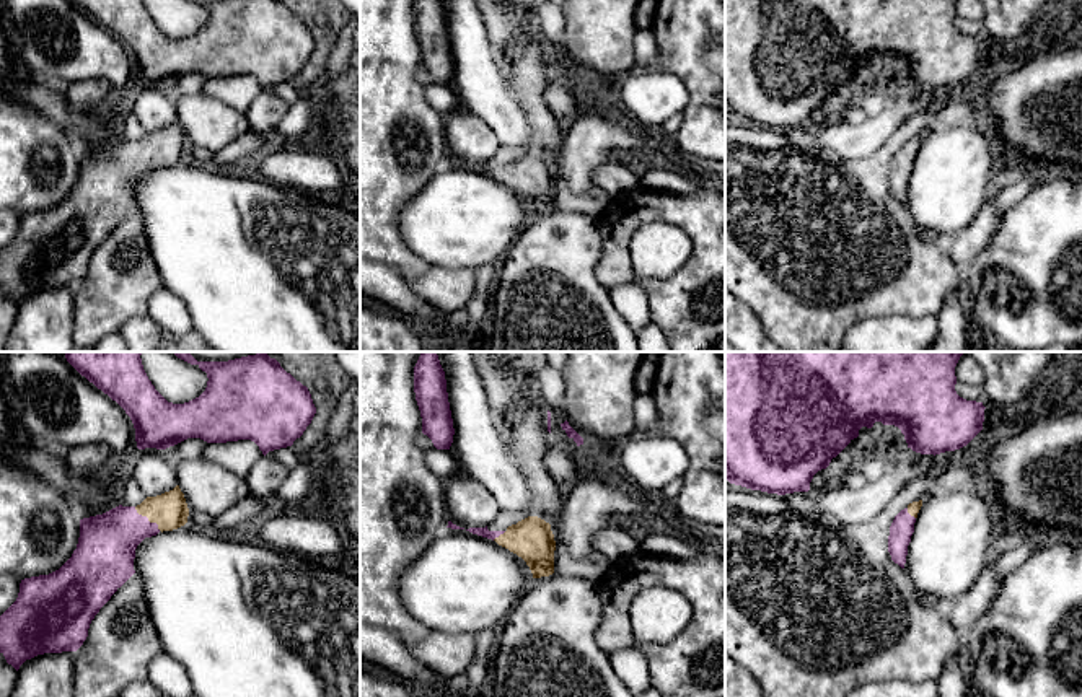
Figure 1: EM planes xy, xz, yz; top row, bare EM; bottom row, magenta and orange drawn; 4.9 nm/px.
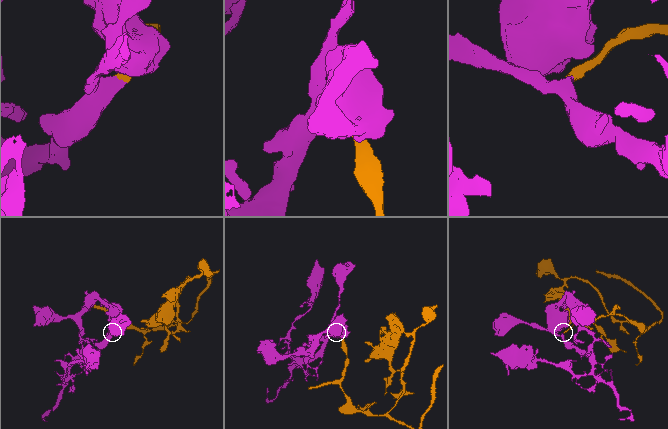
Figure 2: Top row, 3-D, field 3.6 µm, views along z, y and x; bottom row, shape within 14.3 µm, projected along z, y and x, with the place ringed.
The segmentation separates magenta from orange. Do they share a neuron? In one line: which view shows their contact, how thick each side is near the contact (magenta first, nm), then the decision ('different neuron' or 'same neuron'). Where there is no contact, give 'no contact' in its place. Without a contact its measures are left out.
xy | 280/180 nm | same neuron

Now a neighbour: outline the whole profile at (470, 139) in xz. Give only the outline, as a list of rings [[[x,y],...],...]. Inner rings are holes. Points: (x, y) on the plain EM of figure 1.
[[[468,111],[443,116],[443,127],[448,156],[460,163],[486,163],[499,151],[494,130]]]

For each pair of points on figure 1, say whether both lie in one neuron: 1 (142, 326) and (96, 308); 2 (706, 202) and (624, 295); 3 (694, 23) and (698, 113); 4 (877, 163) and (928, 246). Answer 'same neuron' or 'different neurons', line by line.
1: different neurons
2: different neurons
3: same neuron
4: same neuron

